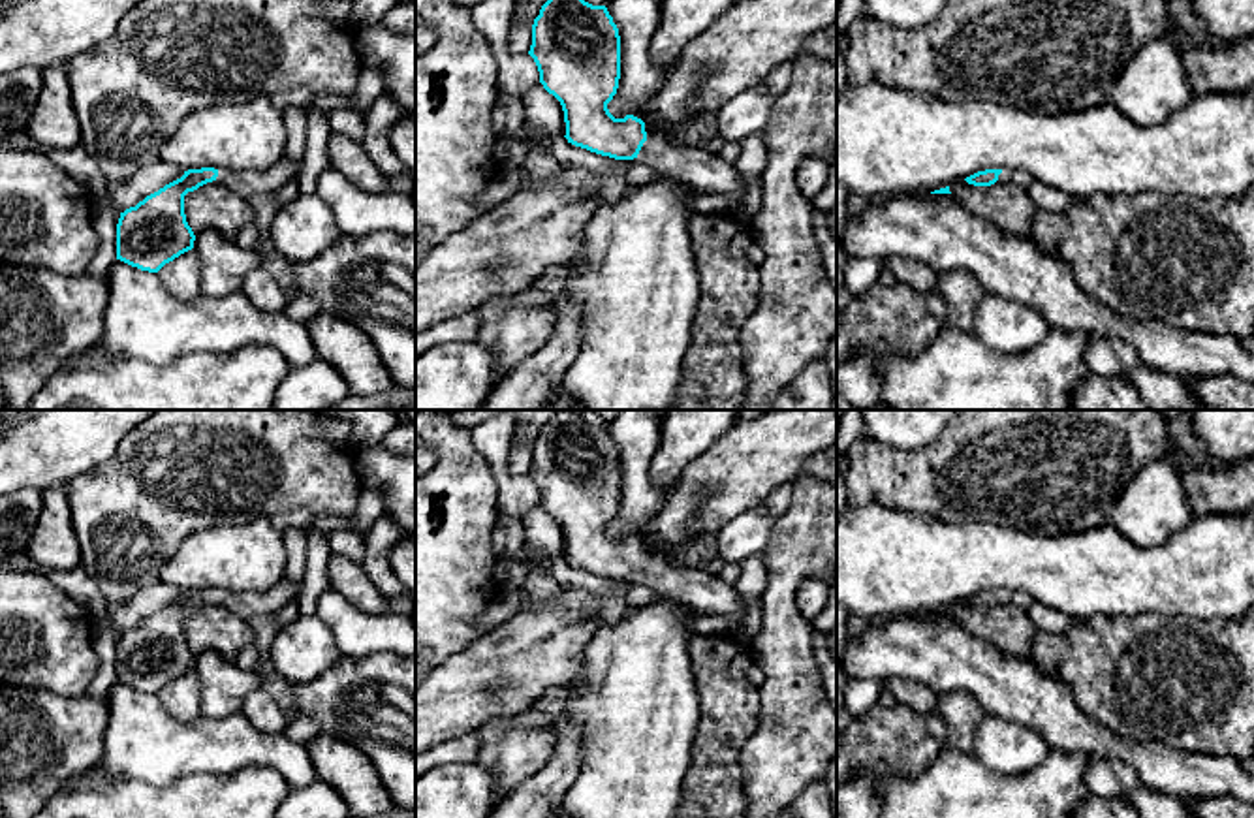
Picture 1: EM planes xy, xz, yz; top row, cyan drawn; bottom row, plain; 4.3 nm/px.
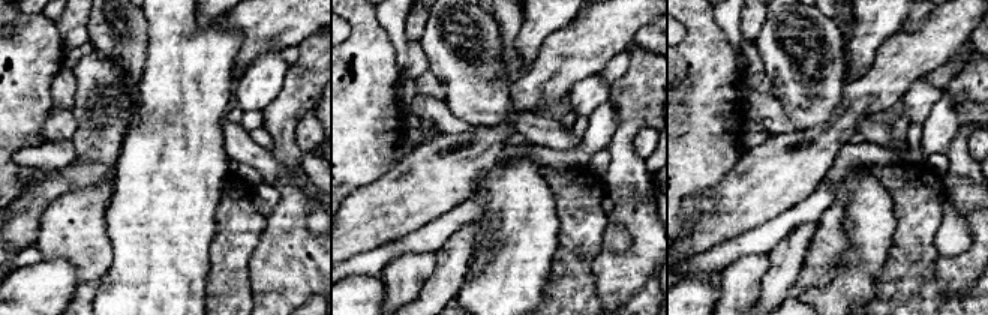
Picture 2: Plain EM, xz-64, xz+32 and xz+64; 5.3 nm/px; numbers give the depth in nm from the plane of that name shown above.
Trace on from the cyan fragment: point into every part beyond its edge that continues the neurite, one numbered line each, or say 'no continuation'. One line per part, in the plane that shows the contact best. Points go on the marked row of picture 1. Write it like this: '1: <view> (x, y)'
1: xz (694, 166)

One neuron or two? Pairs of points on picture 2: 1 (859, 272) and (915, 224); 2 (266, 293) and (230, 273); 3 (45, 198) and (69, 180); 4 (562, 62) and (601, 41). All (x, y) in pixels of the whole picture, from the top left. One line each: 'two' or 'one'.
1: two
2: two
3: one
4: one

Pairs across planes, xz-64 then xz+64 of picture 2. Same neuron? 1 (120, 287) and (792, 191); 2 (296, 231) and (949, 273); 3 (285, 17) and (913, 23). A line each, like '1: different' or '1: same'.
1: different
2: same
3: different

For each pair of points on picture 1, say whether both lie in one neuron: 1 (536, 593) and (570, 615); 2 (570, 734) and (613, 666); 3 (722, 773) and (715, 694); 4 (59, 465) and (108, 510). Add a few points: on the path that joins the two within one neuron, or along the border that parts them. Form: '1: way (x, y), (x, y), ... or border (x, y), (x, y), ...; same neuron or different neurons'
1: border (563, 589), (546, 600), (523, 604); different neurons
2: border (563, 717), (578, 724), (581, 766); different neurons
3: way (719, 755), (719, 713); same neuron
4: border (111, 457), (76, 474), (62, 487); different neurons

